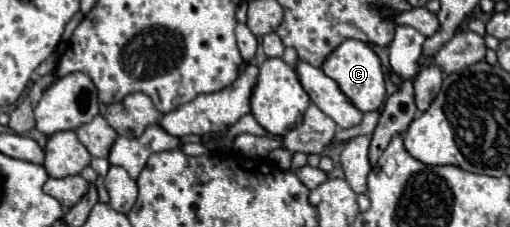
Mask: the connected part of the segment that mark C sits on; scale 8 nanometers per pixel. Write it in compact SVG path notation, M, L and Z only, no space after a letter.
M345 40L339 48L335 48L327 56L321 70L325 72L325 76L329 76L331 80L337 82L337 86L349 98L349 102L357 110L361 110L363 114L367 114L371 110L379 110L383 106L383 102L385 102L385 76L383 76L381 62L379 62L377 54L367 44L363 44L359 40Z

